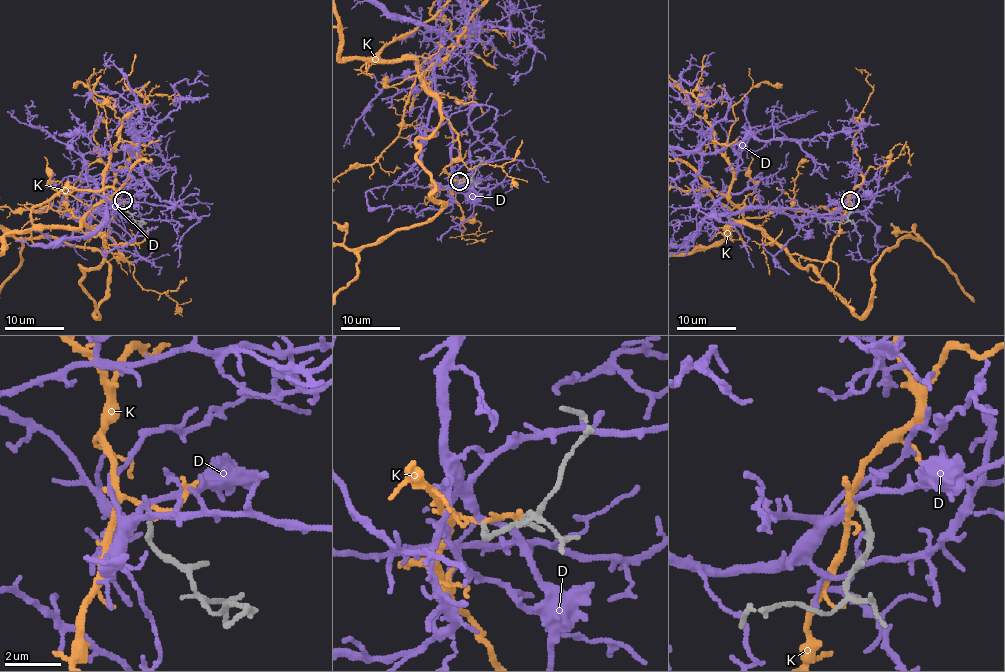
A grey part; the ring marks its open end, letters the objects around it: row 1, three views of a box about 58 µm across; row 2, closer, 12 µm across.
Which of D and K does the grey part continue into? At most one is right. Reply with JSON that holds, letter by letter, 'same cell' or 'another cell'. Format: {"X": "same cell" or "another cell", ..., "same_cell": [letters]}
{"D": "same cell", "K": "another cell", "same_cell": ["D"]}

